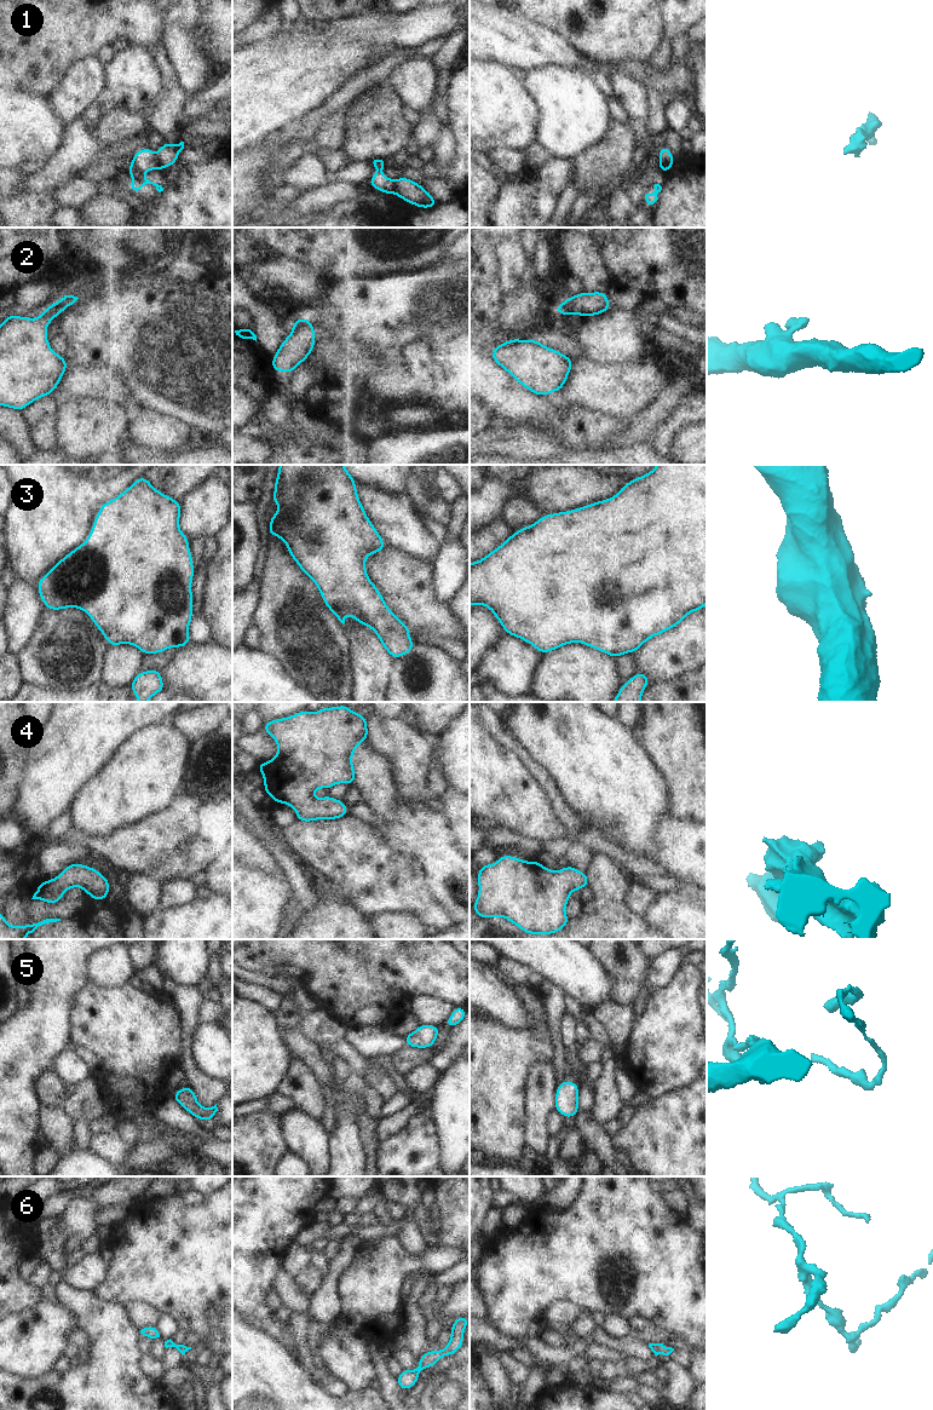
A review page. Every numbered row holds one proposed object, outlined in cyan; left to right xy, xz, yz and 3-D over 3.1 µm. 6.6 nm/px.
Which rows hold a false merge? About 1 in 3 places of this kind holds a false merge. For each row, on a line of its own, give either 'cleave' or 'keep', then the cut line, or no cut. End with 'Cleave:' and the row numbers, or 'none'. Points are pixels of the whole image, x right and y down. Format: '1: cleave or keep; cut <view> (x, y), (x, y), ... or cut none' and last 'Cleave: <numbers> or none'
1: cleave; cut xz (397, 180), (395, 193)
2: cleave; cut yz (563, 303), (568, 312)
3: keep; cut none
4: keep; cut none
5: keep; cut none
6: keep; cut none
Cleave: 1, 2

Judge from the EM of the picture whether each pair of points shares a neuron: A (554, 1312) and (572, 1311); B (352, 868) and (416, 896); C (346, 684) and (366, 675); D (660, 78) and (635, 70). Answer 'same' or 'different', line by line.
A: same
B: same
C: different
D: same

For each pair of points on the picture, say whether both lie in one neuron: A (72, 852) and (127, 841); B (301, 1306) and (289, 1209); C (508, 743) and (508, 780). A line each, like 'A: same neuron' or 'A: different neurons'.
A: different neurons
B: different neurons
C: different neurons

